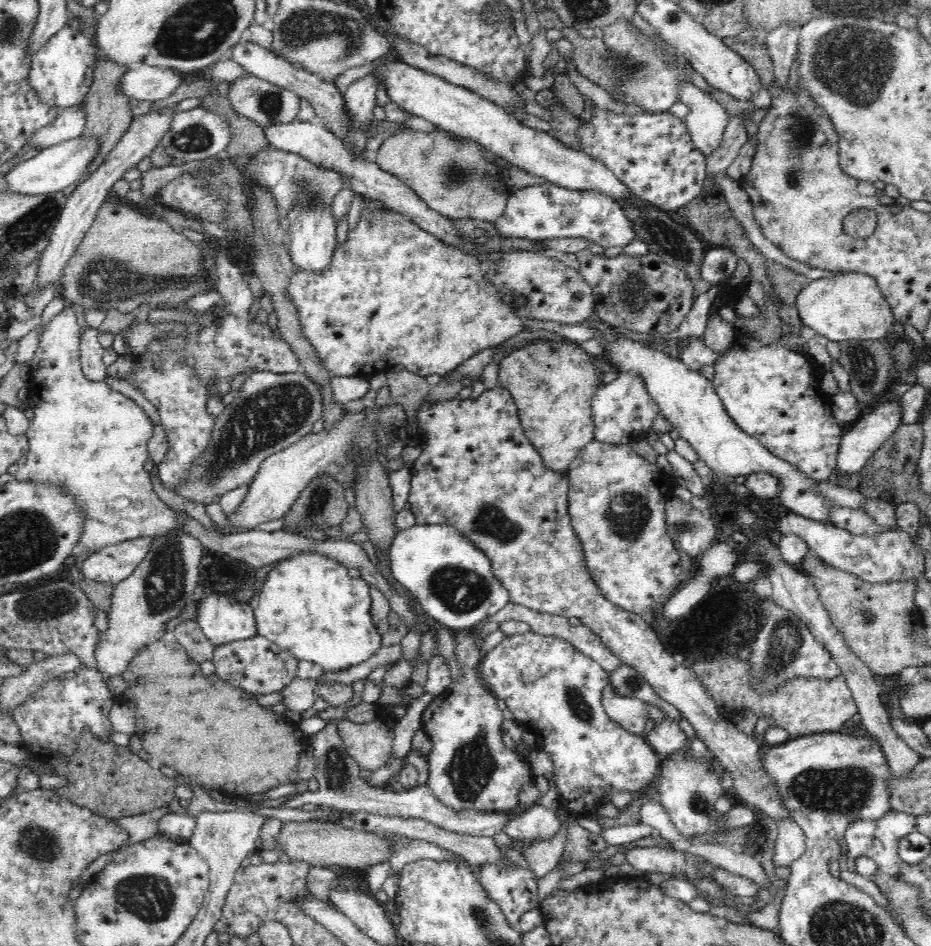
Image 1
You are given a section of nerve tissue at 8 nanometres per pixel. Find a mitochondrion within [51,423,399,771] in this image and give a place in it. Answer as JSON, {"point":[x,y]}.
{"point":[163,588]}

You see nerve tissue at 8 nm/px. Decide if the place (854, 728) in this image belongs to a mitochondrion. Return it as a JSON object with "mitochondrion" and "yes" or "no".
{"mitochondrion":"no"}

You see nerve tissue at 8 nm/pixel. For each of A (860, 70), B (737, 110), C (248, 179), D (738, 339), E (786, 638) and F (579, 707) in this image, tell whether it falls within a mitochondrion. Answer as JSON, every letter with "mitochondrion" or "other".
{"A":"mitochondrion","B":"other","C":"other","D":"other","E":"mitochondrion","F":"mitochondrion"}

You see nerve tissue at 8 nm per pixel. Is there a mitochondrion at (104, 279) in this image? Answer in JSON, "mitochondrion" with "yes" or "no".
{"mitochondrion":"yes"}

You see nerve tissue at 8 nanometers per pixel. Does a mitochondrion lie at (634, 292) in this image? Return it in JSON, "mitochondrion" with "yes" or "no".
{"mitochondrion":"yes"}

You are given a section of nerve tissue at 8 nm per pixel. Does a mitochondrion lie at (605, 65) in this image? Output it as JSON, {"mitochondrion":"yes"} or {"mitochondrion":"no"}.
{"mitochondrion":"yes"}

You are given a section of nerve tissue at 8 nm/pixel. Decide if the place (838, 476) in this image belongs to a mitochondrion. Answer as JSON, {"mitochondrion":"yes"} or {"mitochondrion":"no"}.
{"mitochondrion":"no"}

